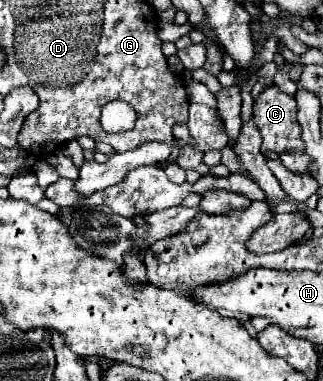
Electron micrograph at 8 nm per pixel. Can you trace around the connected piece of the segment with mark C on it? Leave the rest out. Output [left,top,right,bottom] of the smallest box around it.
[253,84,303,154]

